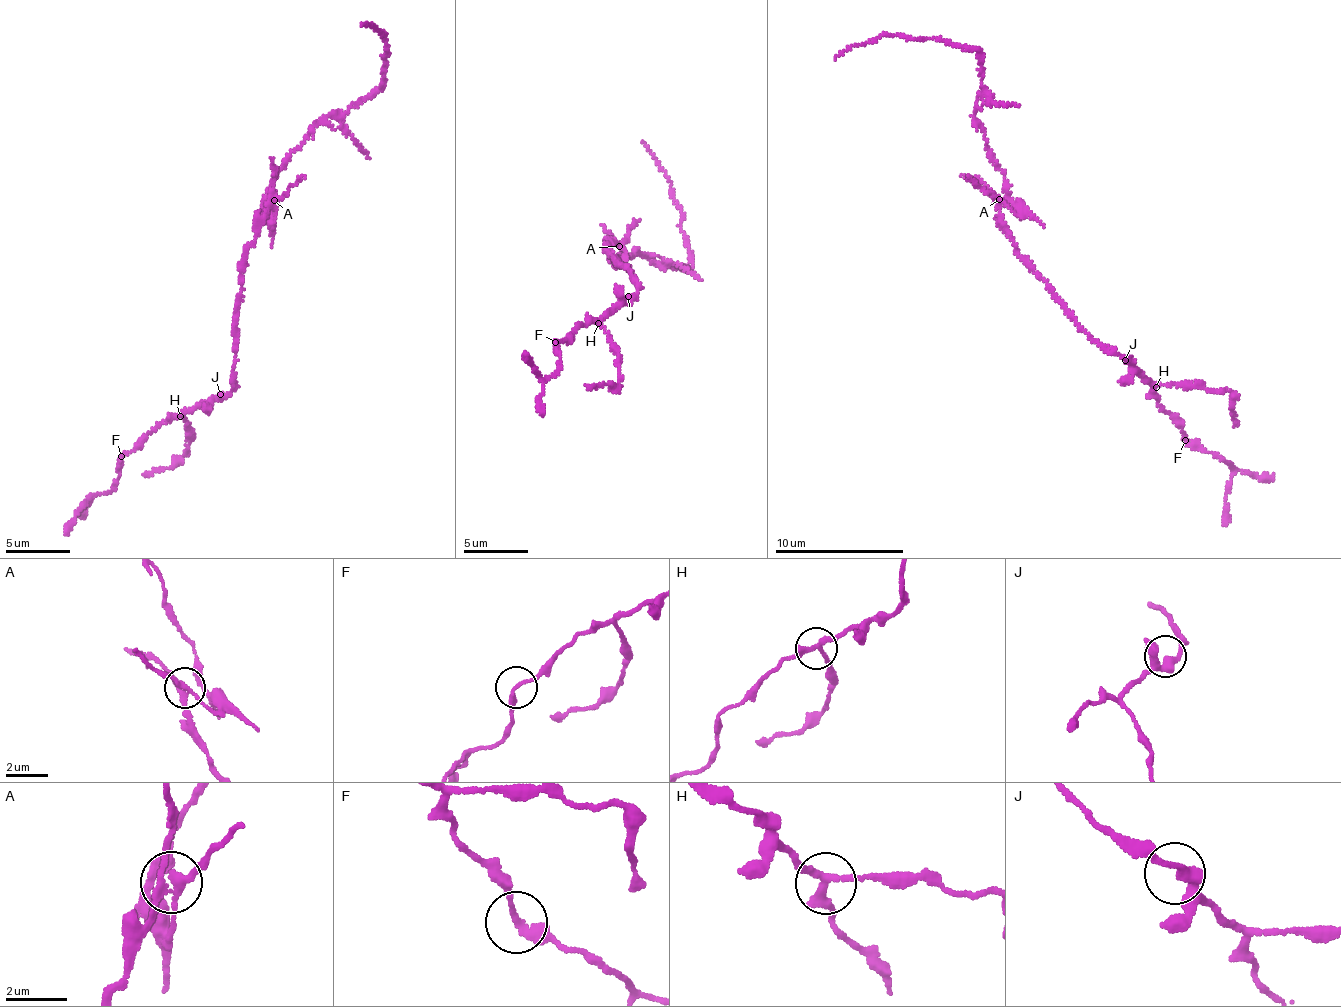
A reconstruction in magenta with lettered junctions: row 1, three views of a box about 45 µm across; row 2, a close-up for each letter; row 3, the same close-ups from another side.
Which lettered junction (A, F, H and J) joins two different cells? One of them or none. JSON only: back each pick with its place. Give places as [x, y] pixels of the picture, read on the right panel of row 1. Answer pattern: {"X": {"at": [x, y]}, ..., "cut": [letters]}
{"A": {"at": [999, 199]}, "cut": ["A"]}

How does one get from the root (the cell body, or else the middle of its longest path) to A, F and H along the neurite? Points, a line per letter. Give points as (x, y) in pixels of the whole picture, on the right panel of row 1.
A: (1014, 243), (998, 200)
F: (1014, 243), (1069, 315), (1095, 339), (1131, 362), (1132, 368), (1149, 383), (1186, 440)
H: (1014, 243), (1082, 328), (1134, 362), (1156, 387)

